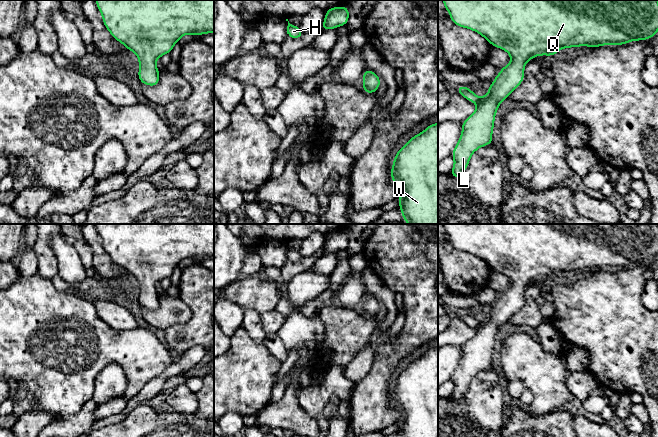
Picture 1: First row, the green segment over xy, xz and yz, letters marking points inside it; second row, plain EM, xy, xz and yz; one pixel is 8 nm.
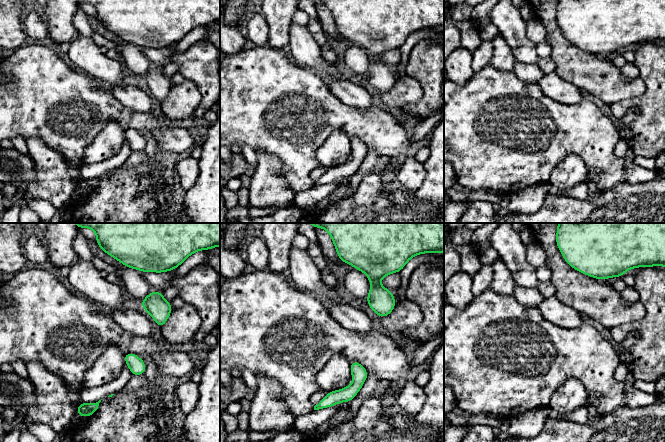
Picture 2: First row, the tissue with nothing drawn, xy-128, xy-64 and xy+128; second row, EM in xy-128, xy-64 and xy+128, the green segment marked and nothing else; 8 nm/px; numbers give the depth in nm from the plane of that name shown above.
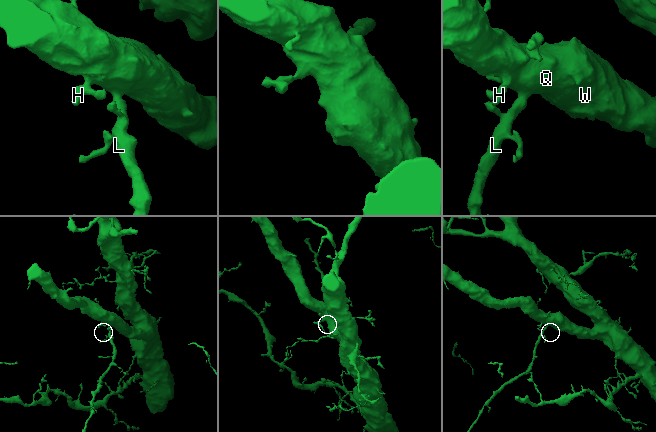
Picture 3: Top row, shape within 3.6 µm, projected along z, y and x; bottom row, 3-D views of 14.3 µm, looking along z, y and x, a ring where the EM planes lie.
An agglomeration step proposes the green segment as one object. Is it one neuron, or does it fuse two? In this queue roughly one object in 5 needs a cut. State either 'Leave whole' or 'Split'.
Leave whole

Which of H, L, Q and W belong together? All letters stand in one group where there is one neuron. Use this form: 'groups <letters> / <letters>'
groups H L Q W

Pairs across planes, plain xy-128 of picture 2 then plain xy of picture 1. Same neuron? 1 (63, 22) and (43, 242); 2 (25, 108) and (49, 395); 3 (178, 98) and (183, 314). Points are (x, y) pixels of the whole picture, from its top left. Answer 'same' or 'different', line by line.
1: same
2: same
3: same

